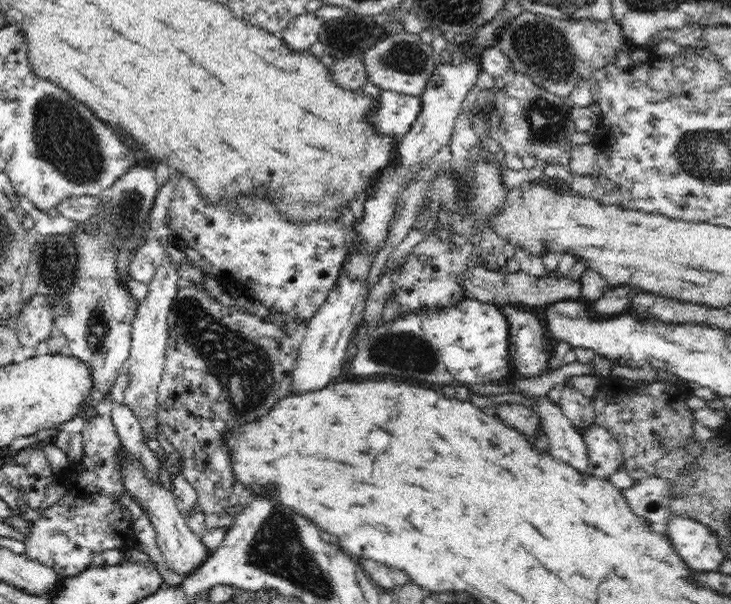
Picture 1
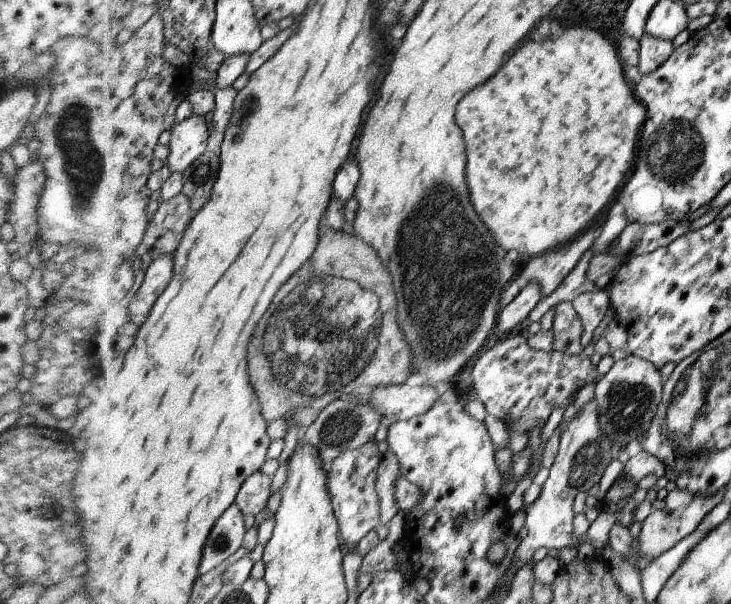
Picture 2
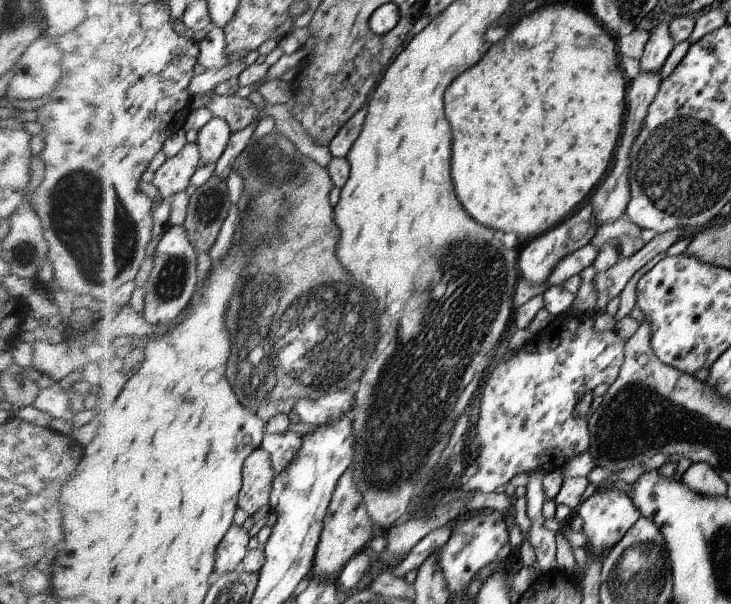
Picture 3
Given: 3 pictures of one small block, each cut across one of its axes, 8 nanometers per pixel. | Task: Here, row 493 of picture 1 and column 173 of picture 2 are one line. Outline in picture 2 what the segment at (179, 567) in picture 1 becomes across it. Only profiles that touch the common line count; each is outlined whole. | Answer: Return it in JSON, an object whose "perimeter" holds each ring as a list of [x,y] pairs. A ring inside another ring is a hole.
{"perimeter":[[[195,112],[187,120],[172,130],[171,154],[167,165],[172,172],[188,170],[190,166],[206,154],[210,138],[210,126],[206,116]]]}

